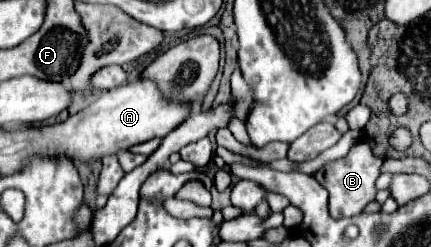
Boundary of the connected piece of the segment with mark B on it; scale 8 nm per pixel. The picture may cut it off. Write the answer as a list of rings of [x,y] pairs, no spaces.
[[[356,143],[350,153],[338,161],[324,165],[314,177],[330,193],[330,215],[332,217],[352,217],[364,211],[364,207],[376,199],[376,179],[380,177],[384,159],[376,157],[368,143]]]

